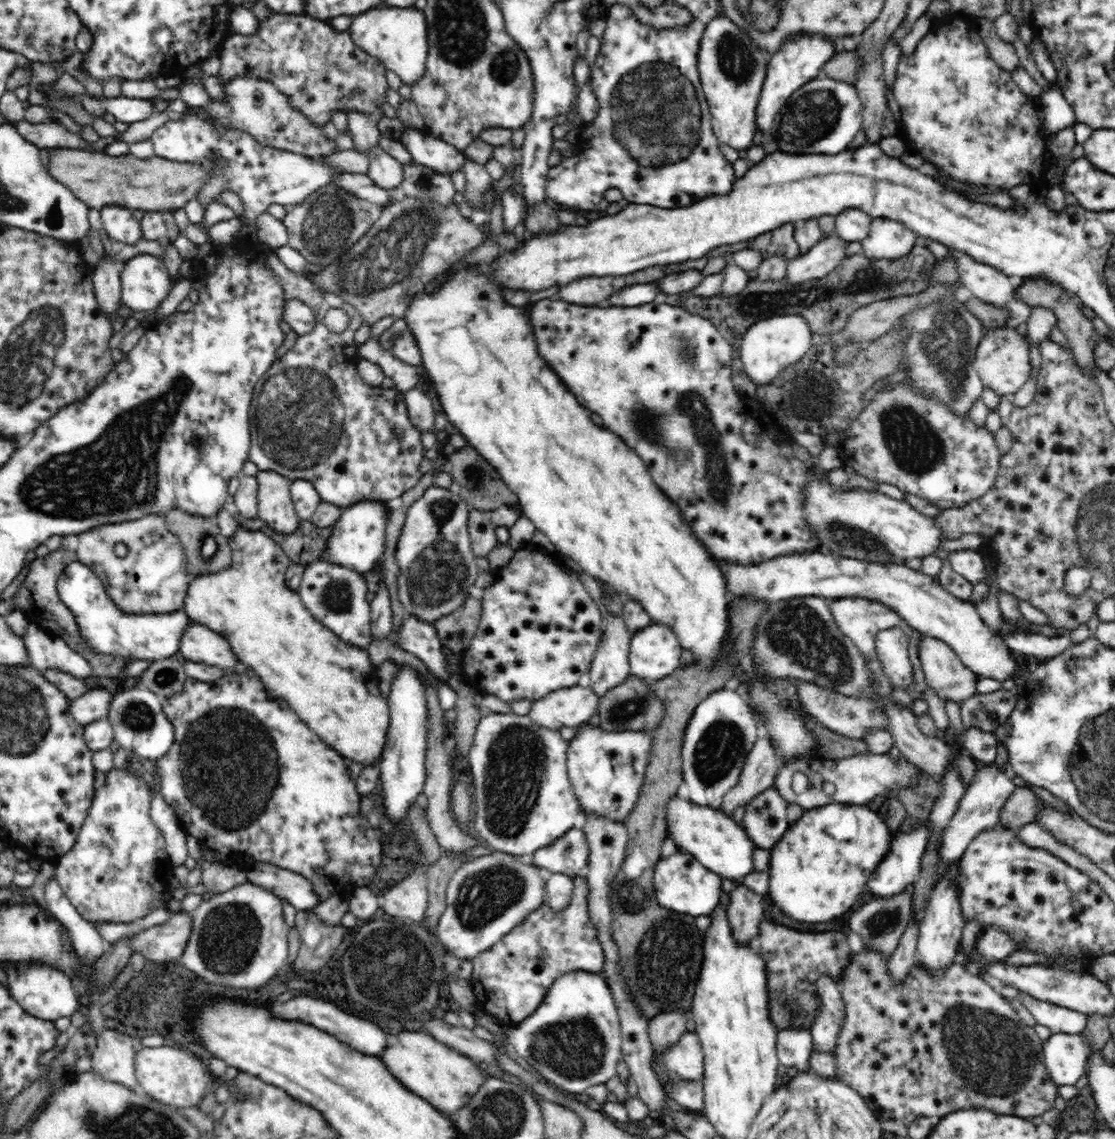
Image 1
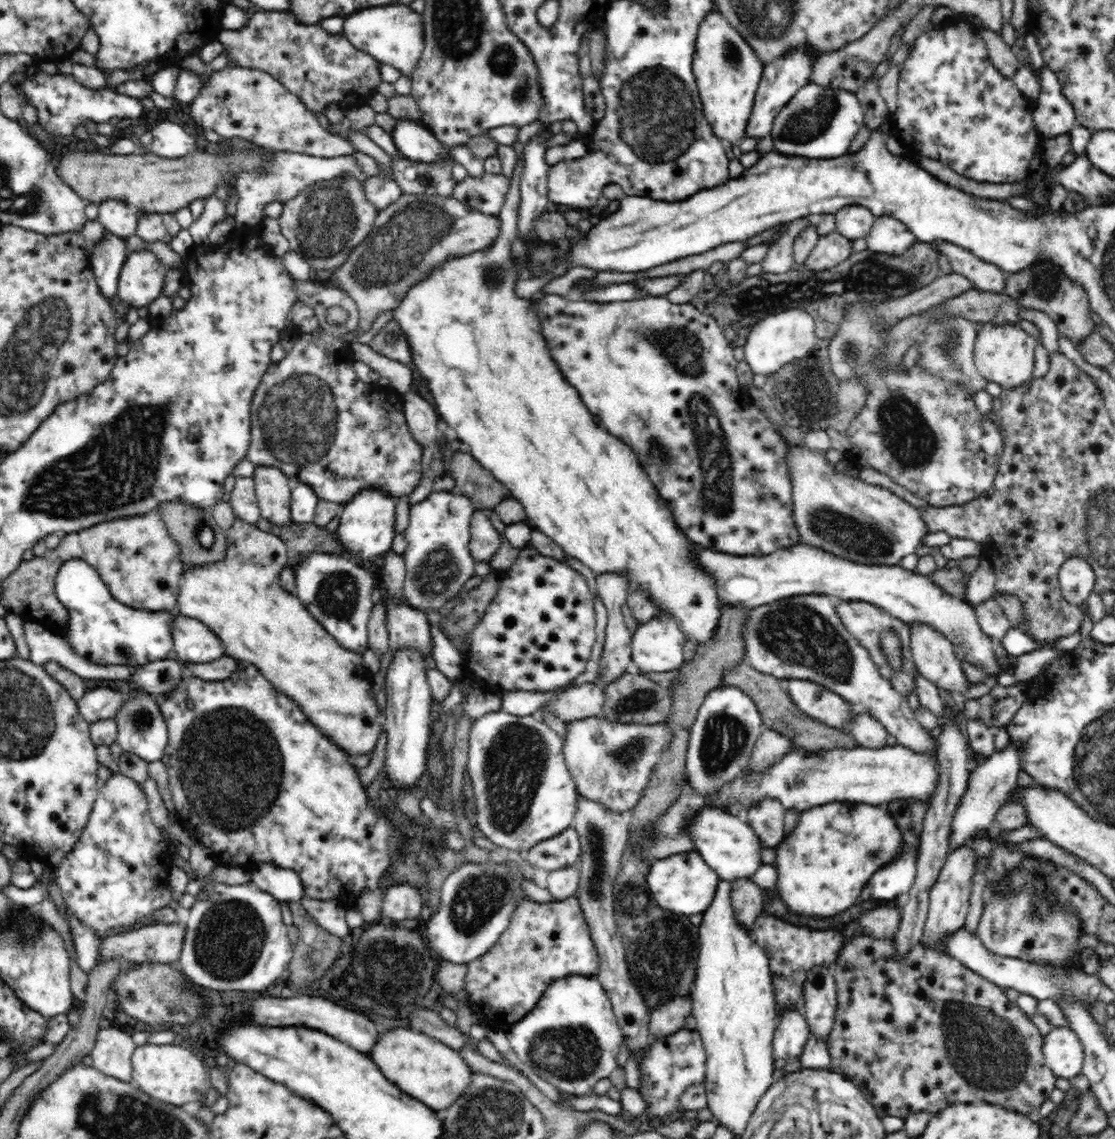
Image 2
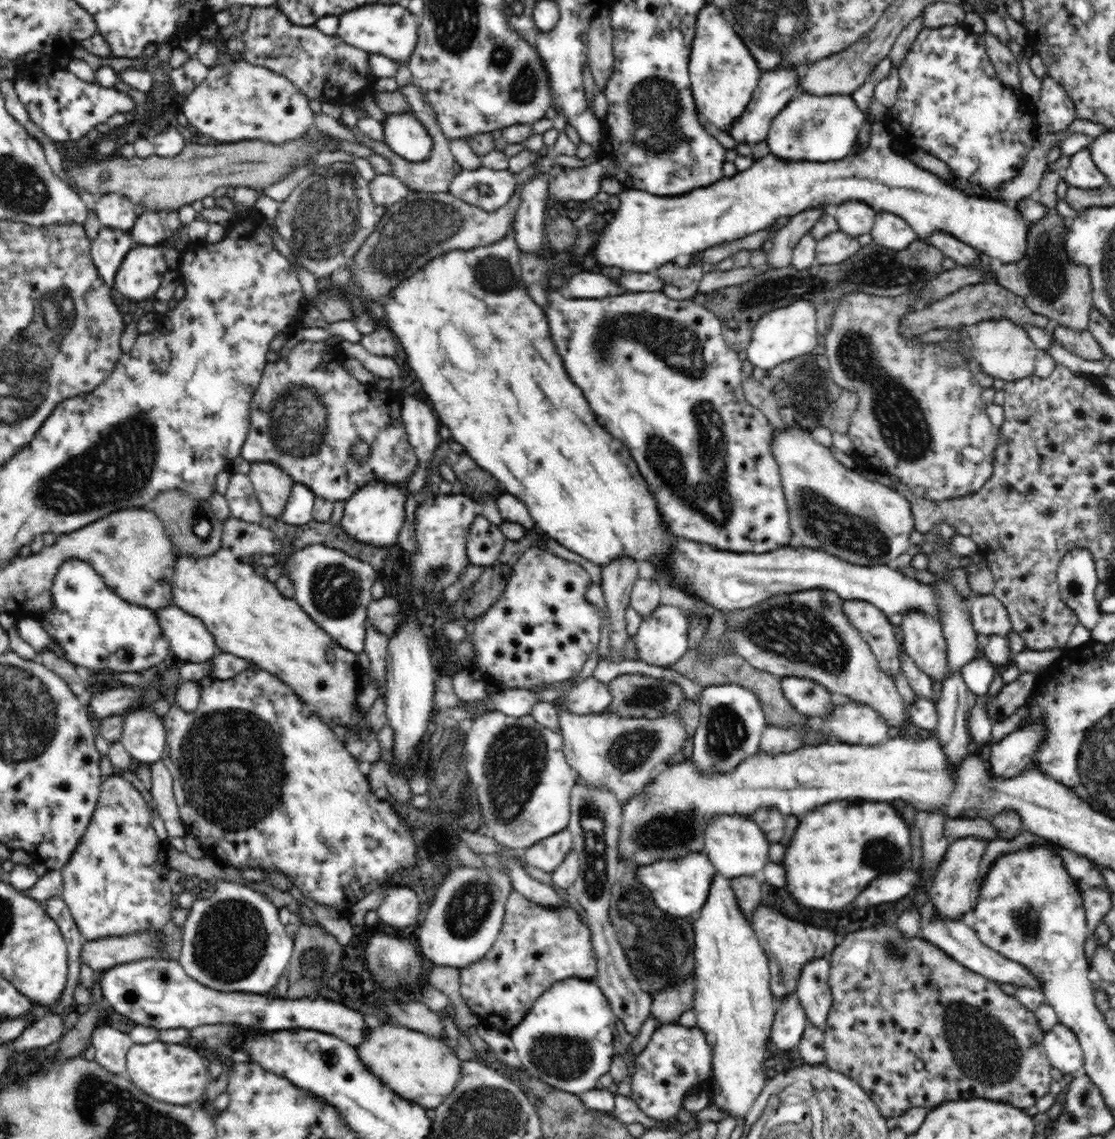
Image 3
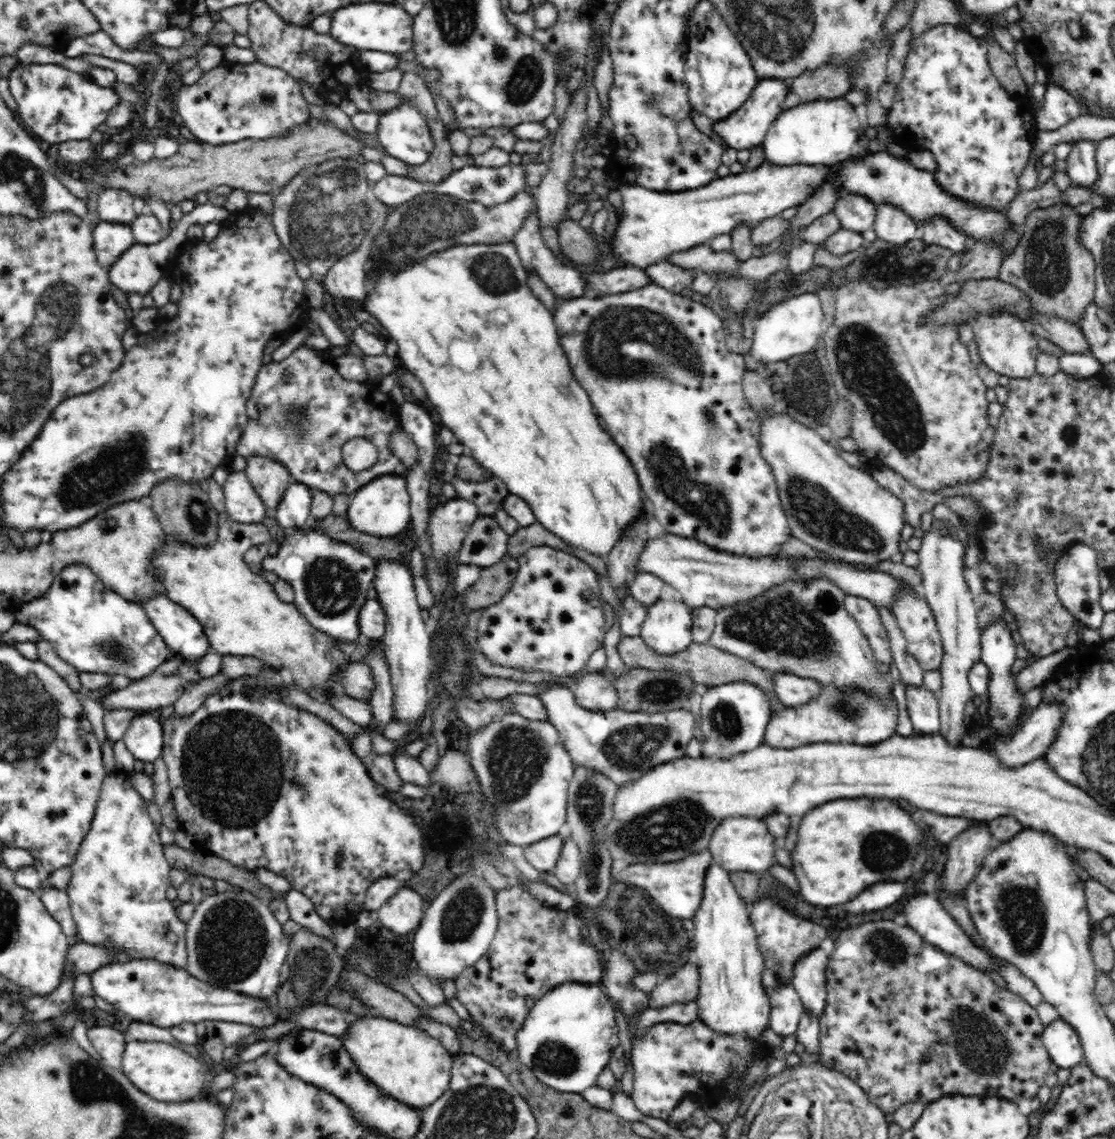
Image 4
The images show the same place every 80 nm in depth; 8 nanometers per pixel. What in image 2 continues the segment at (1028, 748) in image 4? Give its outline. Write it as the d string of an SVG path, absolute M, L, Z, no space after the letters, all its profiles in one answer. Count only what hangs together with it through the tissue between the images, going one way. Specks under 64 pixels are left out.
M1008 742L1006 748L995 751L992 756L978 760L971 768L967 780L967 791L963 794L951 822L949 848L956 850L976 837L978 830L988 830L995 826L995 816L998 809L1008 801L1010 792L1016 788L1017 776L1021 773L1019 742Z

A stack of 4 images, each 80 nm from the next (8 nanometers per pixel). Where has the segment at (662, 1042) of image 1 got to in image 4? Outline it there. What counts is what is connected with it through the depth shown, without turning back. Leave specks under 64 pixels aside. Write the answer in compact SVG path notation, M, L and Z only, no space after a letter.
M686 962L670 977L661 979L649 996L650 1006L666 1008L670 1004L686 1004L696 1000L700 986L697 966L694 962Z

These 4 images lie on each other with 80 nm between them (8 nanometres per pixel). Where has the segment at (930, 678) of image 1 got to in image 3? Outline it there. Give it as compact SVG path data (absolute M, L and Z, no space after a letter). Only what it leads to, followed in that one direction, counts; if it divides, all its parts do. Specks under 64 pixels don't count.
M910 610L902 613L897 622L904 633L903 648L916 666L938 682L948 678L950 667L940 621L921 610Z

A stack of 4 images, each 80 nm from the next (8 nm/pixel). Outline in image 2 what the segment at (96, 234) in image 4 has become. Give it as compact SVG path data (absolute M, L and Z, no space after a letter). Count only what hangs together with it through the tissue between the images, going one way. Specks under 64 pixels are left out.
M105 232L104 238L93 248L93 253L89 256L98 288L108 299L114 298L117 294L118 278L120 276L121 268L128 256L126 244L126 240Z

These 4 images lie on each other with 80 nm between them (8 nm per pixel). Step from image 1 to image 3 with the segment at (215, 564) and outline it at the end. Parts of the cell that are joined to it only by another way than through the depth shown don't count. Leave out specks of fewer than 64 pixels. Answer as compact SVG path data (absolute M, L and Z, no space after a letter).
M164 490L153 501L152 511L164 522L164 530L176 548L179 556L212 556L222 546L223 522L214 517L209 501L196 500L192 494L186 494L183 490Z

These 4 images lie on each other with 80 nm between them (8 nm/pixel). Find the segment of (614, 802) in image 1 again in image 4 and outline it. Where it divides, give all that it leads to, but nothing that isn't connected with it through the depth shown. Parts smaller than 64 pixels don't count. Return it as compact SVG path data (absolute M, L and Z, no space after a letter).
M560 686L550 687L536 697L547 708L548 722L559 732L575 766L601 772L617 786L638 780L658 764L686 756L688 742L697 736L696 720L688 706L655 714L618 708L612 711L592 711L582 708L576 702L572 688Z

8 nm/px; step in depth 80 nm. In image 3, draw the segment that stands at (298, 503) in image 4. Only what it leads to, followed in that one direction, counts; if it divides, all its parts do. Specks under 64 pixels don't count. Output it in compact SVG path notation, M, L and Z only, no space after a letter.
M294 483L285 505L282 521L291 525L303 525L313 519L315 494L306 486Z

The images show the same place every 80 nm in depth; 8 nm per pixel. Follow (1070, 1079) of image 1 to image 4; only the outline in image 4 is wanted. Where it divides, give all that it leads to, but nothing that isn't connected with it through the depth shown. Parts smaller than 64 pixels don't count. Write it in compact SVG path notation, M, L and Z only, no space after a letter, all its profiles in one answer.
M1061 1018L1044 1026L1042 1042L1051 1061L1060 1068L1076 1067L1084 1060L1082 1045L1073 1026Z

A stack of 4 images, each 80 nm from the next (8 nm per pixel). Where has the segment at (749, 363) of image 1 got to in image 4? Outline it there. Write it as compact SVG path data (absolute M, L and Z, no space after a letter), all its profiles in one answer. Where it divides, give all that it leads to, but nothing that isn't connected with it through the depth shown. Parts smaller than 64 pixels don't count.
M798 294L774 305L754 321L750 356L758 364L772 364L788 360L796 354L810 352L822 340L825 331L825 314L818 294Z

